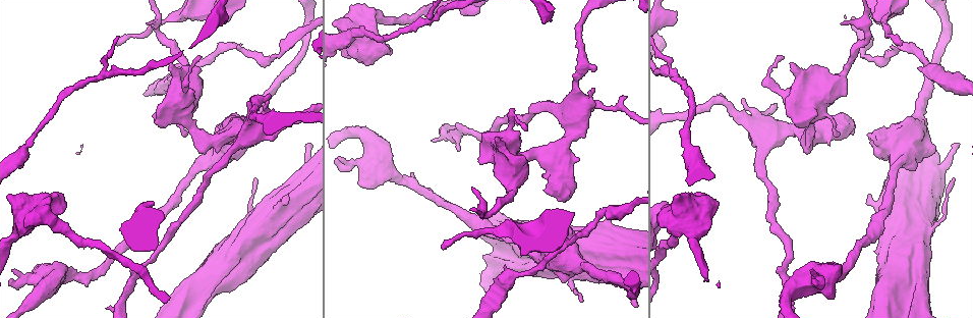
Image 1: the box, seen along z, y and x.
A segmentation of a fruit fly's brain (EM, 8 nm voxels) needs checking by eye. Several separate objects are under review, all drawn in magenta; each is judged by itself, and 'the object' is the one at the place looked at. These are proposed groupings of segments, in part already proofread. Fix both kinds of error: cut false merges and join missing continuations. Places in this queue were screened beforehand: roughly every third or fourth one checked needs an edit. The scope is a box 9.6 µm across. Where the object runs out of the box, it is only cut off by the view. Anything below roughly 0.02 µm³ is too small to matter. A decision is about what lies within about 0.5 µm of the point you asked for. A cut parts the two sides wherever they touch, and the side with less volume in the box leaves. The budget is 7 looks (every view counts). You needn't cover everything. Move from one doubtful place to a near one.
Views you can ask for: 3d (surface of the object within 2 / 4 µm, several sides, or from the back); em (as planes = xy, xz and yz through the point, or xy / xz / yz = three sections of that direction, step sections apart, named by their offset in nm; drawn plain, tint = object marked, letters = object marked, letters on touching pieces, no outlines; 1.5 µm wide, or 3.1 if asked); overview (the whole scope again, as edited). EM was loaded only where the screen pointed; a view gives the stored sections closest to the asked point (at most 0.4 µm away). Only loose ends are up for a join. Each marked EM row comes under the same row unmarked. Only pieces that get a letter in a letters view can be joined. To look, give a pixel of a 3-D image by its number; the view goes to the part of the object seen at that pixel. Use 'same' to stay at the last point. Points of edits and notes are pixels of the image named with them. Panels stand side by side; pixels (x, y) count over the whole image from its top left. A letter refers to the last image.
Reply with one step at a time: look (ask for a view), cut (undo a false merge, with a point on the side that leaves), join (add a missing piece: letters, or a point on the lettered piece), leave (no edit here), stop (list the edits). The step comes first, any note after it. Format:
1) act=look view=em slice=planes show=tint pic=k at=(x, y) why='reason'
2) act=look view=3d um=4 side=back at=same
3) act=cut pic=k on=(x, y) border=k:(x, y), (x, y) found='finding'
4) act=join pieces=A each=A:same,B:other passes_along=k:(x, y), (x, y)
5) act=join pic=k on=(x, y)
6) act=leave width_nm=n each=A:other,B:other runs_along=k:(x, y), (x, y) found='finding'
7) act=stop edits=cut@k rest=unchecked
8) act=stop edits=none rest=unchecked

act=look view=3d um=2 pic=1 at=(631, 202) why='thick turns thin'

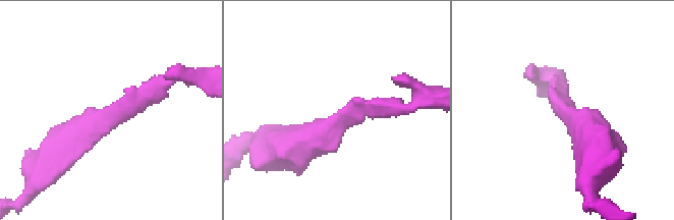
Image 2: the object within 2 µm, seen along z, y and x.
act=look view=em slice=planes show=tint pic=2 at=(572, 115)

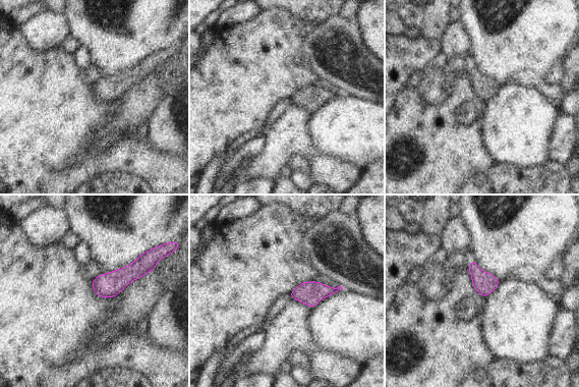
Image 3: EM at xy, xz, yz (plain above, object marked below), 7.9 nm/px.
act=look view=em slice=planes show=letters at=same

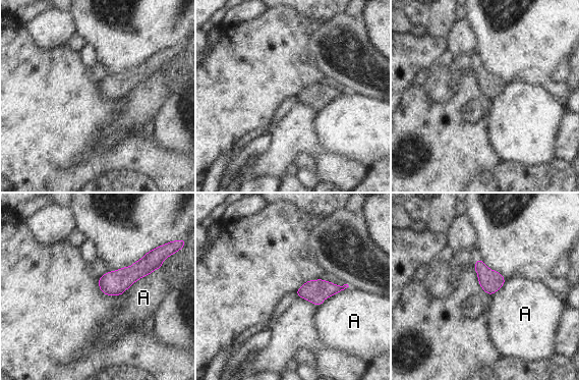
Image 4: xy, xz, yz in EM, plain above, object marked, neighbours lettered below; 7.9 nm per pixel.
act=leave longest_contact=A:400nm each=A:other border=4:(162, 265), (135, 280), (122, 293) found='one neuron here'

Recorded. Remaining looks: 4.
act=look view=em slice=planes show=letters pic=1 at=(837, 135) why='free end'

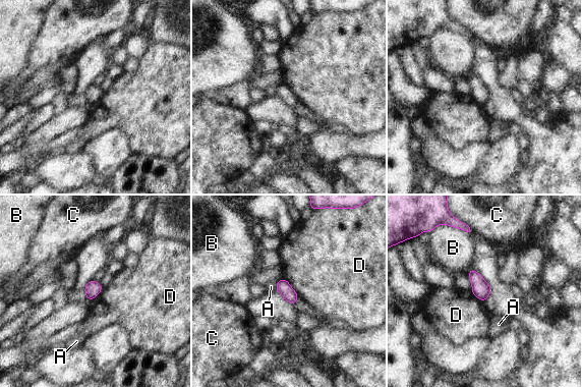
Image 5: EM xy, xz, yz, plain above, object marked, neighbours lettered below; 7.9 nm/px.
act=leave each=A:other,B:other,C:other,D:other border=5:(285, 278), (298, 298) found='none of them fits'

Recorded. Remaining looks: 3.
act=look view=em slice=planes show=tint pic=1 at=(834, 297) why='branch stops here'

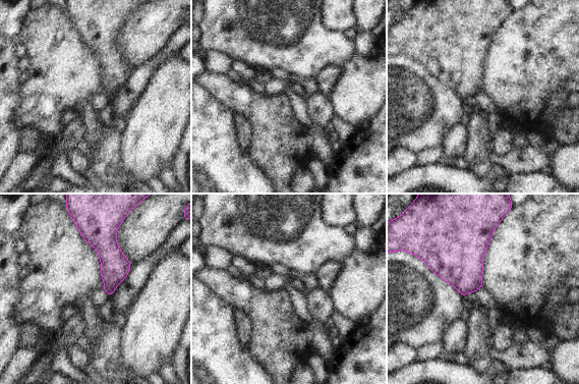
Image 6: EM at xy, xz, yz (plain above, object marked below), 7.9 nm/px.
act=look view=em slice=planes show=letters at=same why='what lies round it'

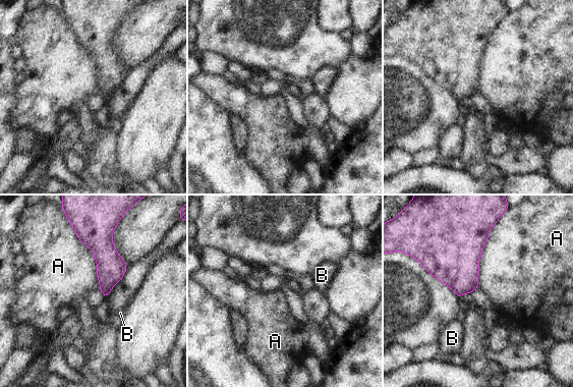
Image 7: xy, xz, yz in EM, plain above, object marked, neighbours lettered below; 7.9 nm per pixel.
act=leave each=A:other,B:other border=7:(495, 224), (479, 260), (477, 288) found='none of them fits'

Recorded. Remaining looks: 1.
act=stop edits=none rest=unchecked

